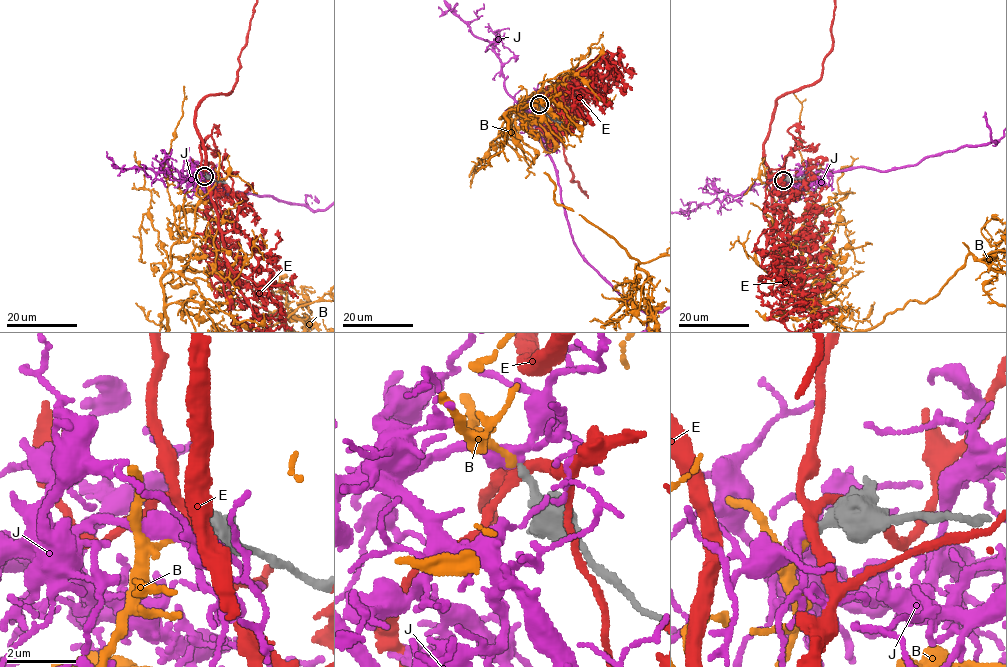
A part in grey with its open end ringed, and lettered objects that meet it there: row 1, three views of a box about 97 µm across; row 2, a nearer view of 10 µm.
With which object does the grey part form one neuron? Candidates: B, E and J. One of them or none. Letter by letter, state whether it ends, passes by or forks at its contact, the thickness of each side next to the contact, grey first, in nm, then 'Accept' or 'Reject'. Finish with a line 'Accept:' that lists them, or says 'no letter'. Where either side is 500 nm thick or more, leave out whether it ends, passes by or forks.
B: It ends there. Thickness 240 nm (grey) against 180 nm. Accept
E: It forks there. Thickness 320 nm (grey) against 260 nm. Reject
J: It forks there. Thickness 260 nm (grey) against 320 nm. Reject
Accept: B

